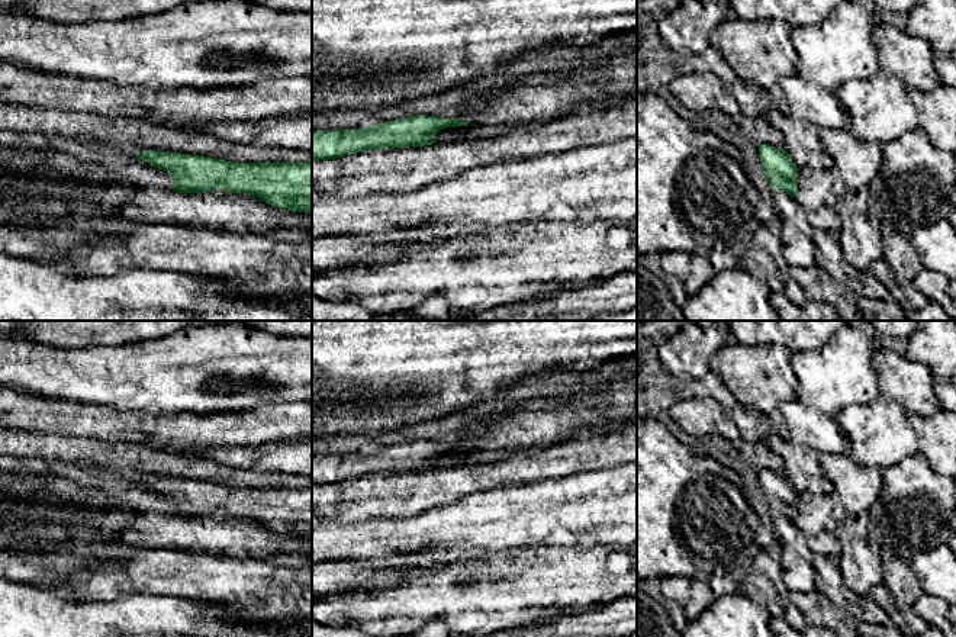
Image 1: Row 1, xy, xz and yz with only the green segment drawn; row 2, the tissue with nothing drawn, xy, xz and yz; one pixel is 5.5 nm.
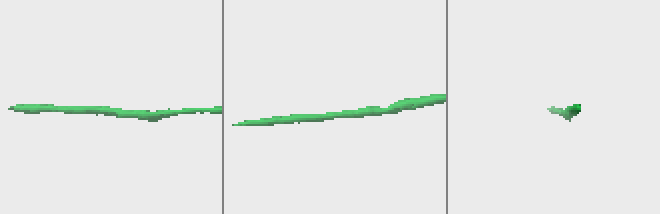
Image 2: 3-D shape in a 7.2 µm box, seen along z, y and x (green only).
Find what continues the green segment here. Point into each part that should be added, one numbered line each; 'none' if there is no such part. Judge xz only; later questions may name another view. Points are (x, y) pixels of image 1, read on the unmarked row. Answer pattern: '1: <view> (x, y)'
none

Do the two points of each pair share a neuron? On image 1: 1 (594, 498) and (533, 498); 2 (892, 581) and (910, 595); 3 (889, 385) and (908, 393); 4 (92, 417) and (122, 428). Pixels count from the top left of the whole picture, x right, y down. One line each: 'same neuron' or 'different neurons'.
1: same neuron
2: same neuron
3: same neuron
4: same neuron

